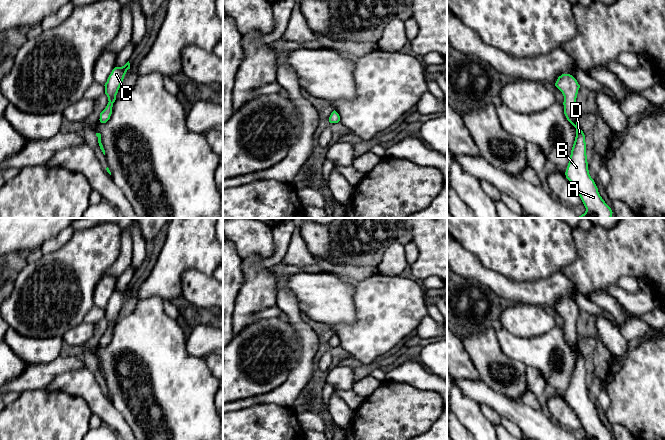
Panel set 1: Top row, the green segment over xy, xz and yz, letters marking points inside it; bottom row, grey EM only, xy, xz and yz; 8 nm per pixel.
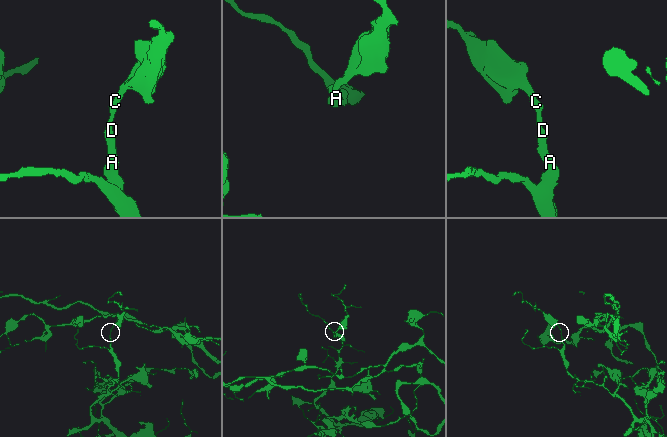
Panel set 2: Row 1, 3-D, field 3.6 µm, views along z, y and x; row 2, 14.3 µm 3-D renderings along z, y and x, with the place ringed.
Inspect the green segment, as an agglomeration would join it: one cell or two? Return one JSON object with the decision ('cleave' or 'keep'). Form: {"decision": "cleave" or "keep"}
{"decision": "keep"}

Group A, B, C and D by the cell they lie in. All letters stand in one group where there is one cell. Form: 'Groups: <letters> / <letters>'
Groups: A B C D

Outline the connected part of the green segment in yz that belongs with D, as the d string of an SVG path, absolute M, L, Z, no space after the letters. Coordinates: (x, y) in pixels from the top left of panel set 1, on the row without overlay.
M562 298L558 301L555 310L564 320L564 338L576 352L576 361L565 399L578 416L586 432L585 437L581 440L612 440L611 432L600 420L588 394L585 359L578 350L576 322L580 309L572 299Z

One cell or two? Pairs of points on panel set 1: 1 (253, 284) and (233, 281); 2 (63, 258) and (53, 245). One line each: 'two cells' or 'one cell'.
1: two cells
2: two cells

